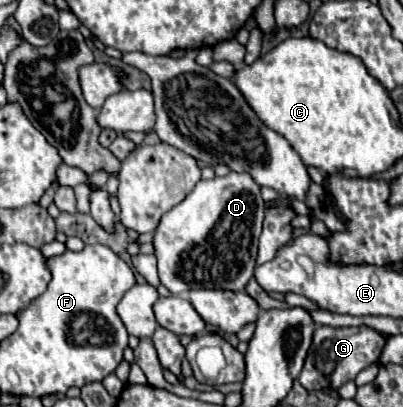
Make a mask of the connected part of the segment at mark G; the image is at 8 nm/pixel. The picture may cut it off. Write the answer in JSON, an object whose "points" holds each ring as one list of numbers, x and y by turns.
{"points":[[318,326,314,332,314,340,312,340,308,358,298,376,298,382,306,390,328,390,328,388,338,390,344,382,354,380,360,370,364,370,366,366,376,362,384,344,386,342,380,336,380,332,376,332,374,328,368,328,368,326,358,326,358,328]]}

